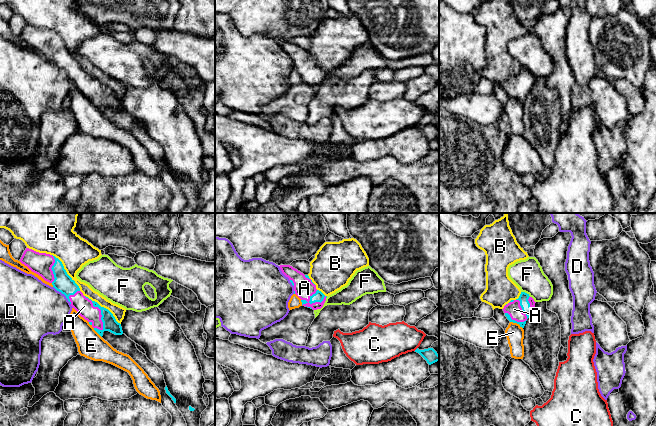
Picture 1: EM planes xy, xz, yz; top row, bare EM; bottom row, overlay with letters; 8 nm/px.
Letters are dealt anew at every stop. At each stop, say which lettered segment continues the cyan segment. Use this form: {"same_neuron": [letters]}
{"same_neuron": ["A"]}

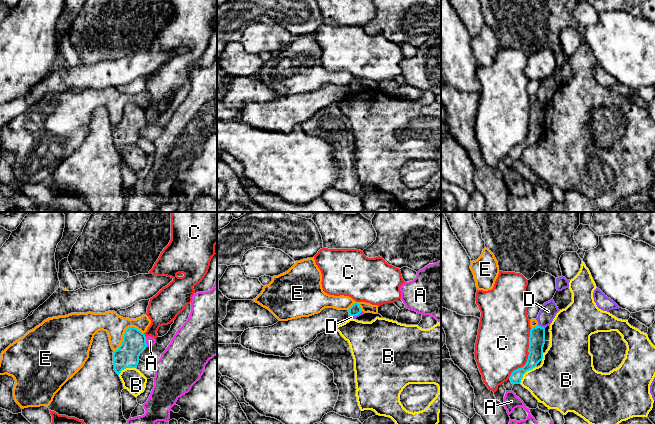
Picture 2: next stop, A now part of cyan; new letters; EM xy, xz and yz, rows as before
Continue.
{"same_neuron": []}

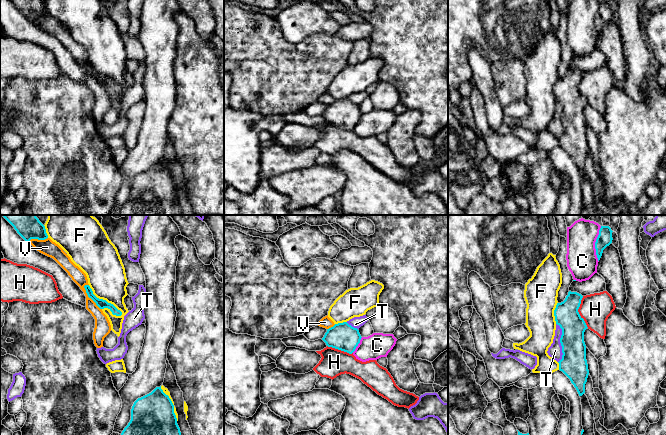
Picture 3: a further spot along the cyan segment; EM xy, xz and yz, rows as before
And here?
{"same_neuron": []}

